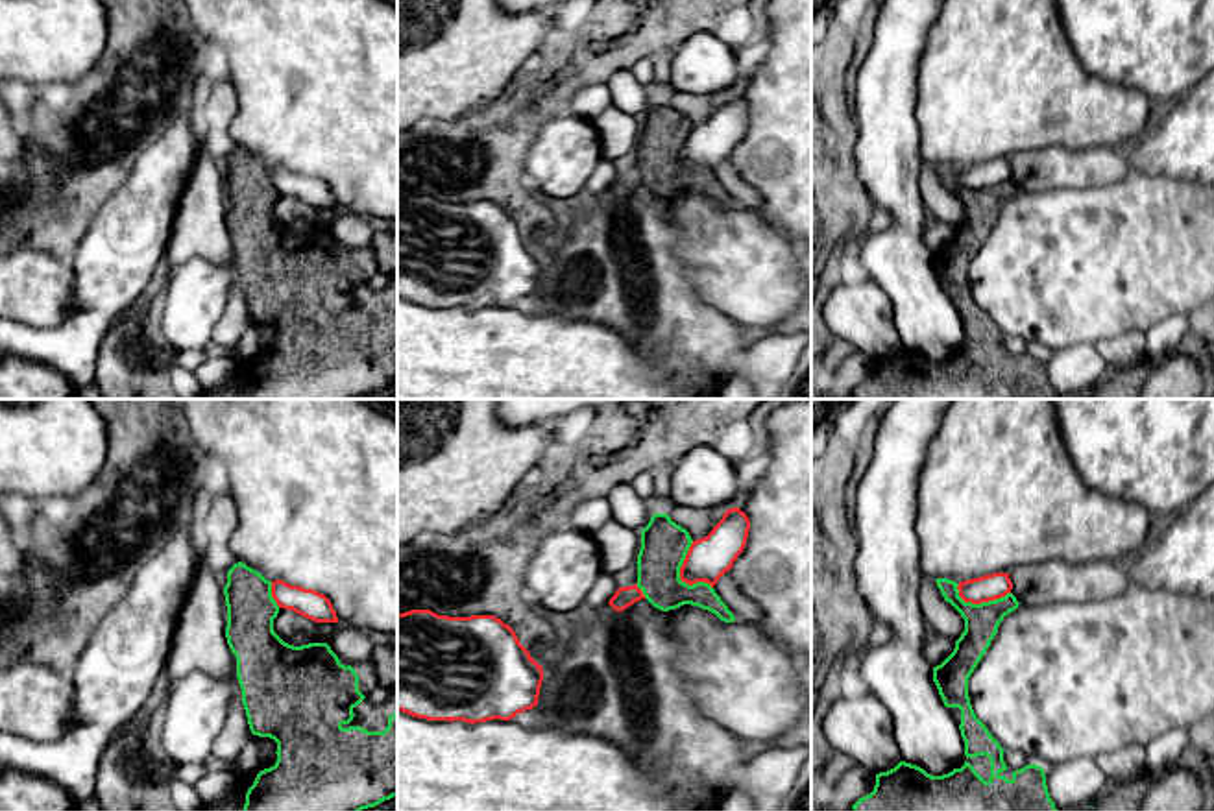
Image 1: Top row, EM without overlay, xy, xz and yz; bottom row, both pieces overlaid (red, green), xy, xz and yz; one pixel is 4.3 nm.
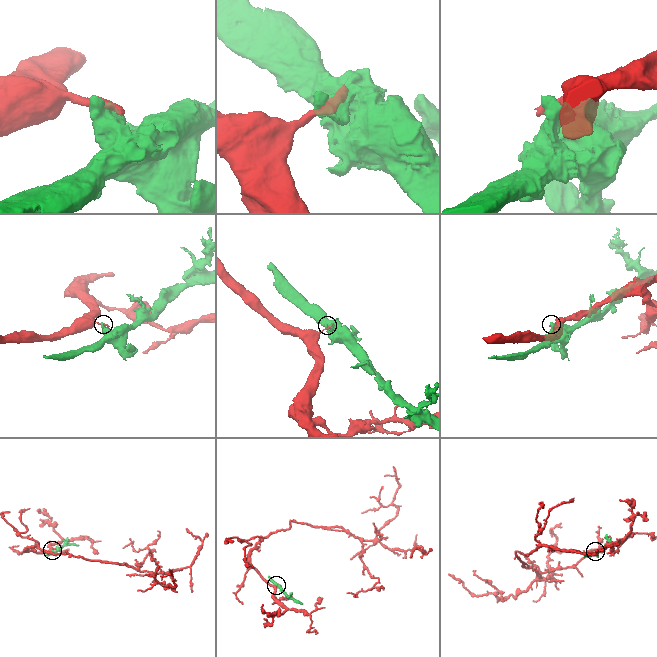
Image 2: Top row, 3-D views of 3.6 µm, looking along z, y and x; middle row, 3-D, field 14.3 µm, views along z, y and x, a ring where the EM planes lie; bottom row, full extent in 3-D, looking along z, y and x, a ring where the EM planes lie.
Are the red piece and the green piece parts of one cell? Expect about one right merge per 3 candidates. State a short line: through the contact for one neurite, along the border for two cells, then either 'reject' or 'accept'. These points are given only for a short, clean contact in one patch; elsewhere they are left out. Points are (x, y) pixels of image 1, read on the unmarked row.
line xz (693, 128), (680, 165), (690, 170), (706, 169), (712, 174); reject

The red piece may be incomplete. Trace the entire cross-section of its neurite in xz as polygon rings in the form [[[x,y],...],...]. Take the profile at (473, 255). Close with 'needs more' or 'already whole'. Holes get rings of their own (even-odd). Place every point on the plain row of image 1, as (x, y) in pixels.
[[[397,200],[397,297],[427,307],[510,307],[538,292],[541,251],[495,201]]]; already whole

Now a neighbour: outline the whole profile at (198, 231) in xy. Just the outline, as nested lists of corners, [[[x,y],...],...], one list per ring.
[[[200,151],[194,170],[179,198],[166,257],[172,270],[190,259],[203,259],[222,268],[237,264],[237,242],[225,224],[227,192],[216,163]]]

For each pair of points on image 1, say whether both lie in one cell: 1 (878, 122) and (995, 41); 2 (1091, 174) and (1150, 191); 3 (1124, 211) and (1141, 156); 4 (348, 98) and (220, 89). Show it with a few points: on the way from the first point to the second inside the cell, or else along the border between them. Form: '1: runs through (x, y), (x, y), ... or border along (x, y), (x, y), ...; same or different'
1: border along (922, 52), (917, 63), (919, 137); different
2: border along (1131, 169), (1115, 181), (1072, 189); different
3: border along (1133, 169), (1144, 174), (1165, 174), (1179, 180); different
4: border along (233, 84), (235, 115), (228, 133); different

